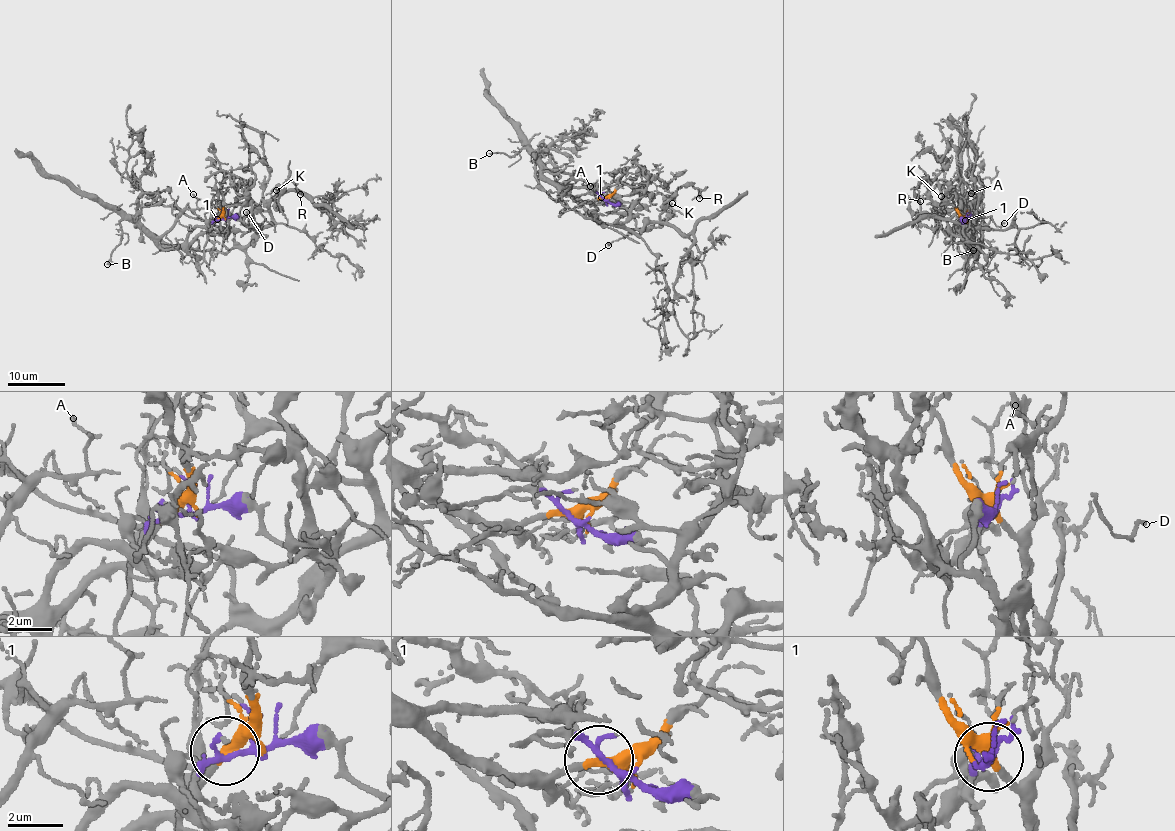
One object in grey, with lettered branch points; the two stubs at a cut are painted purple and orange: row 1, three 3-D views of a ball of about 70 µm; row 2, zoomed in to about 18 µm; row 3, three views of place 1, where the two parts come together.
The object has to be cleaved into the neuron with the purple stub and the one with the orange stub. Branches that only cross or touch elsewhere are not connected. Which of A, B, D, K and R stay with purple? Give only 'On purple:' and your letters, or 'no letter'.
On purple: D, K, R

